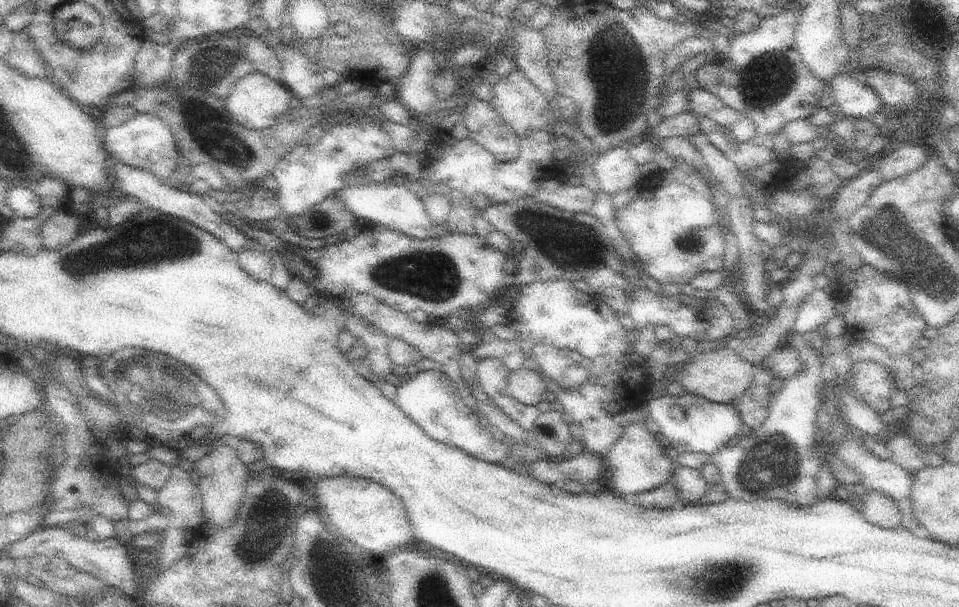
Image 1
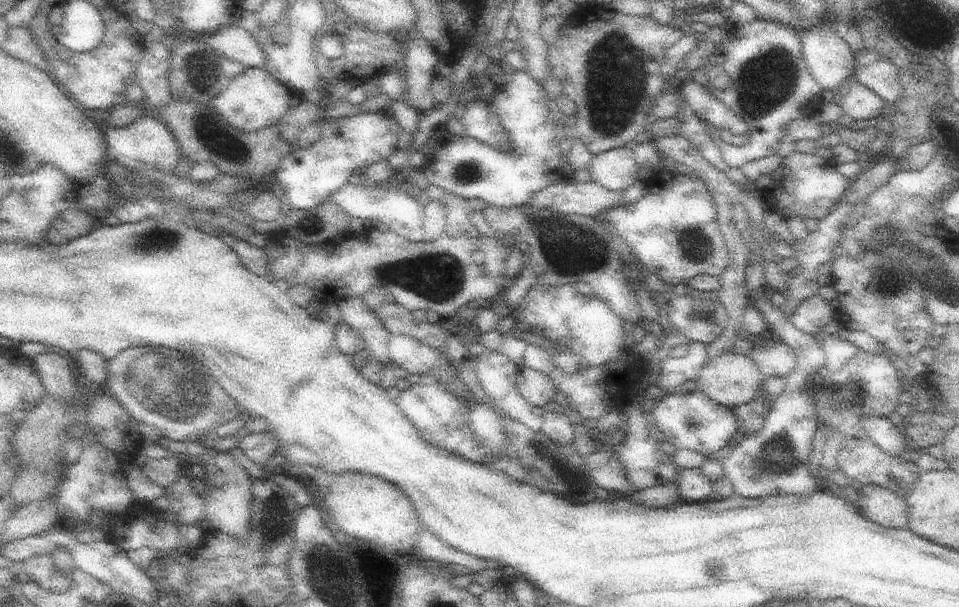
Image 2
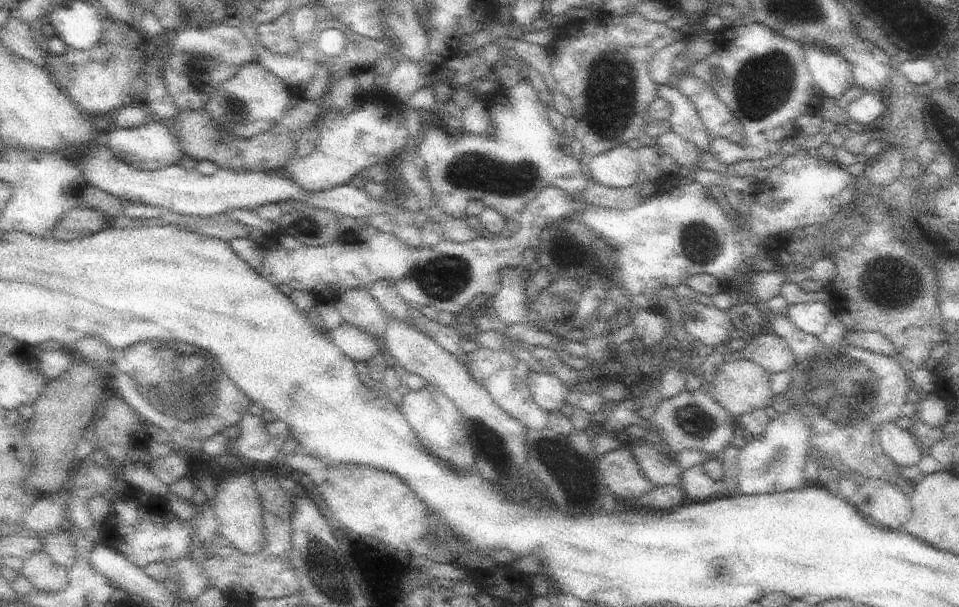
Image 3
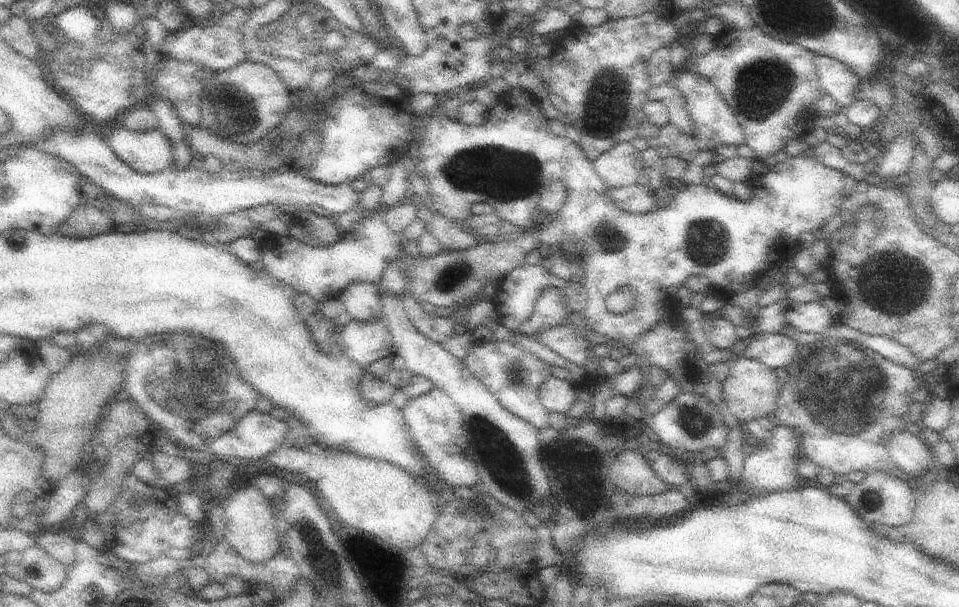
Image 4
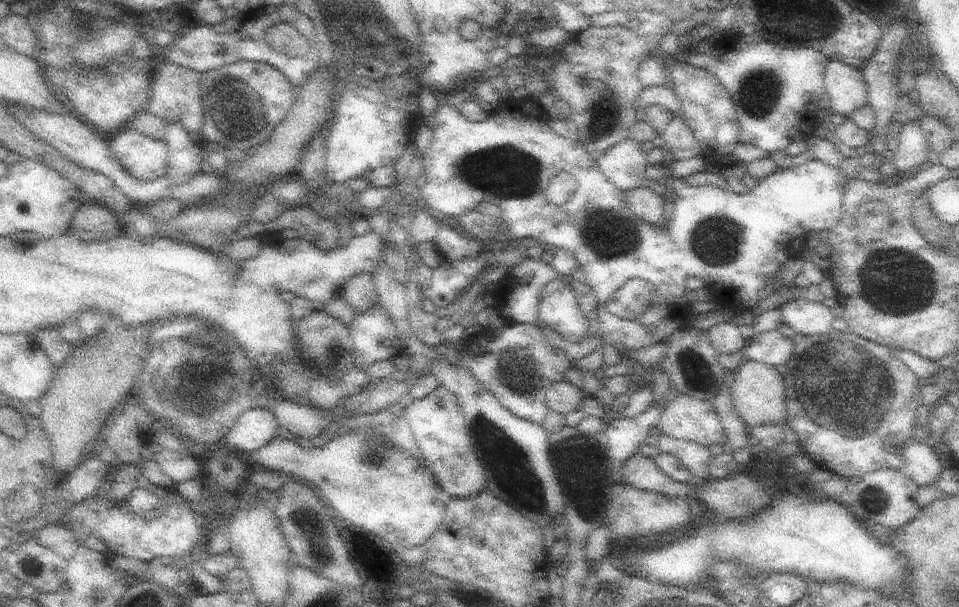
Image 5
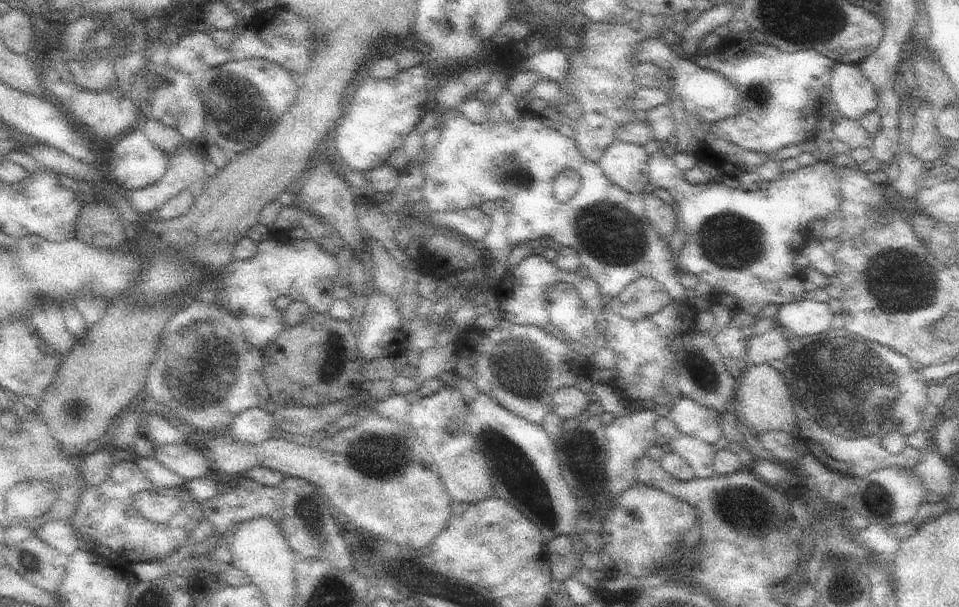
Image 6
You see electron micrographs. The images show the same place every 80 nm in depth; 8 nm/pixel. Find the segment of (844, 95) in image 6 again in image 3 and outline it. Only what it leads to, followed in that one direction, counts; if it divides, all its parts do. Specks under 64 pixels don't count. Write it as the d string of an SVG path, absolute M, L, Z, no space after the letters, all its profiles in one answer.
M815 43L806 45L806 60L810 72L826 96L837 102L854 86L855 78L850 64L838 53Z

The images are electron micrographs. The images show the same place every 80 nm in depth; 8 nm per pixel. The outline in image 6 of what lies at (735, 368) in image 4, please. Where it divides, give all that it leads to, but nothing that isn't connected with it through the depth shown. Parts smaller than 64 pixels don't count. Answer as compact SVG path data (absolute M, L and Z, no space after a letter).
M748 363L744 372L739 377L738 388L736 388L736 405L739 408L740 418L748 424L755 433L788 432L800 437L798 428L798 416L794 412L794 404L790 398L790 390L782 373L775 370L770 364L752 365Z

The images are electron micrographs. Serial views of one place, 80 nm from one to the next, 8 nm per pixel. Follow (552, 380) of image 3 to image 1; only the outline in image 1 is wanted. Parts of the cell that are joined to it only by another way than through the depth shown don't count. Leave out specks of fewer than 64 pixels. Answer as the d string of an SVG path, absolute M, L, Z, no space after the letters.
M526 366L514 368L509 376L508 390L516 400L536 406L542 399L550 396L546 380L542 374Z

